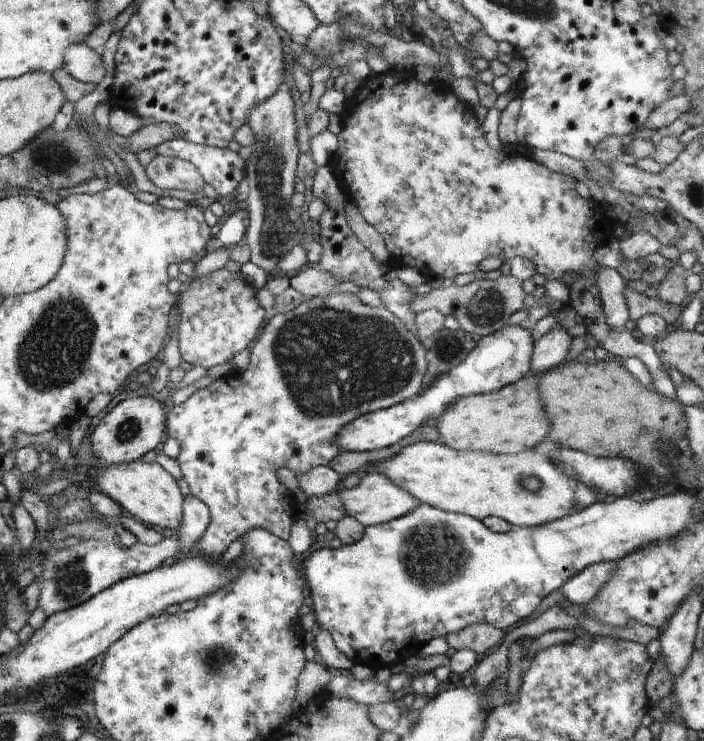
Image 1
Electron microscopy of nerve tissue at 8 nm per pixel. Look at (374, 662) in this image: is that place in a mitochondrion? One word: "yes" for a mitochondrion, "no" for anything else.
no

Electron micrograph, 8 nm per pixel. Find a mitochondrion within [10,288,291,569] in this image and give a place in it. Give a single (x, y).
(54, 351)

